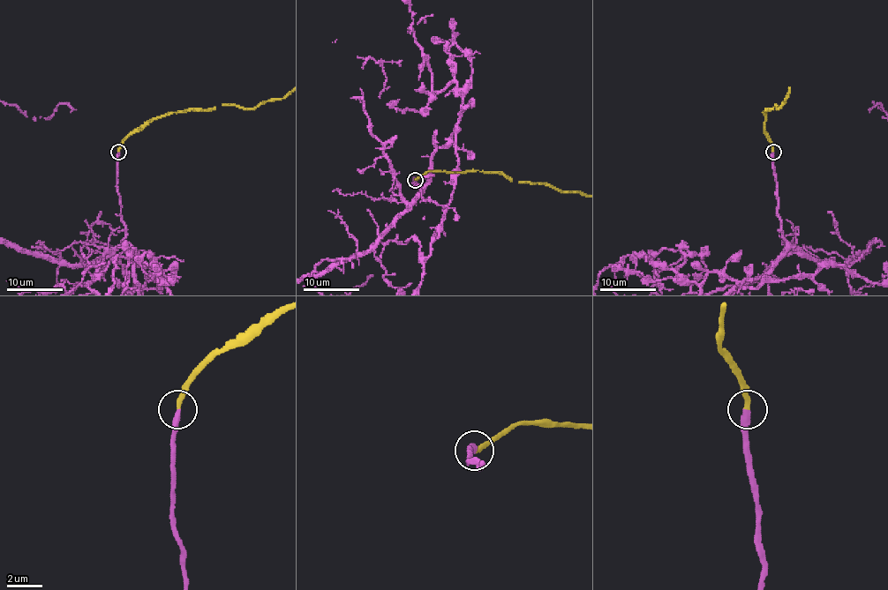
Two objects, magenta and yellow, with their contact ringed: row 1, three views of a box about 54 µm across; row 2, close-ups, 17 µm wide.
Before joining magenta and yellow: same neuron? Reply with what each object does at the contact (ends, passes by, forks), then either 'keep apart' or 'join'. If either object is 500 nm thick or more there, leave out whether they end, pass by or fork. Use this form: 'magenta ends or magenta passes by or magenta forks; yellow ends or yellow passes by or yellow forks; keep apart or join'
magenta ends; yellow ends; join

